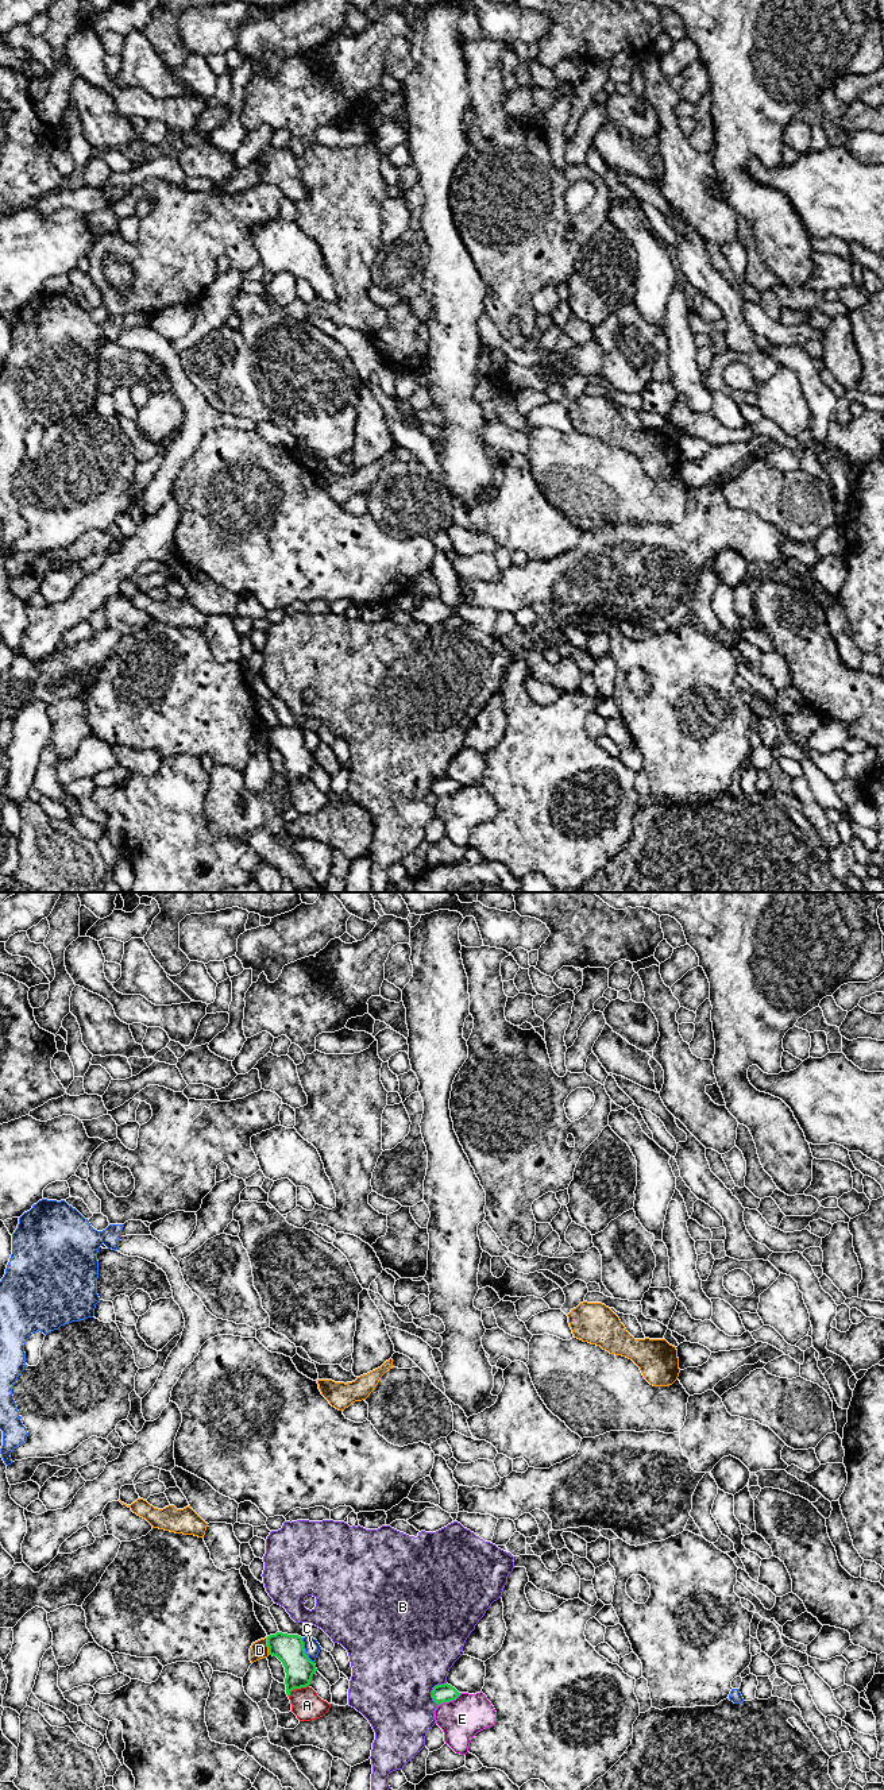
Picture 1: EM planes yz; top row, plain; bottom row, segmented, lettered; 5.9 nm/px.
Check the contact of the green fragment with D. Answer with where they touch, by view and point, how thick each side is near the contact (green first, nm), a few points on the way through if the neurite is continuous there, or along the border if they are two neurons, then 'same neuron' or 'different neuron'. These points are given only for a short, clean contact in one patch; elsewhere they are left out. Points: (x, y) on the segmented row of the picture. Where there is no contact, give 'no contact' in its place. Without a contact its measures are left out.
meets green in yz at (267, 1646); 180 nm thick on the green side, 110 nm on the other; border along yz (266, 1638), (269, 1654); different neuron

